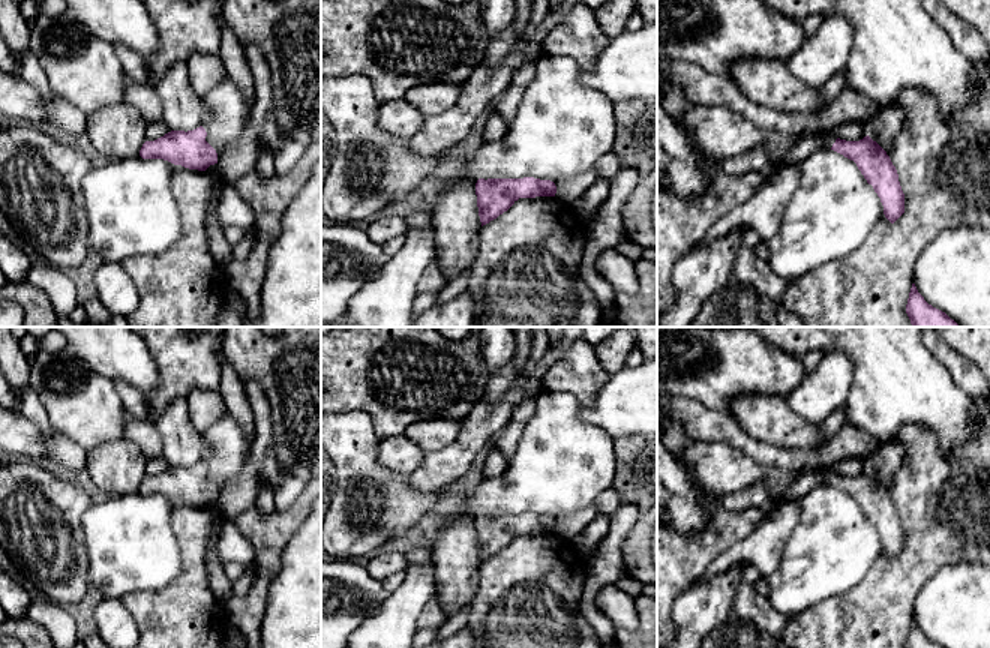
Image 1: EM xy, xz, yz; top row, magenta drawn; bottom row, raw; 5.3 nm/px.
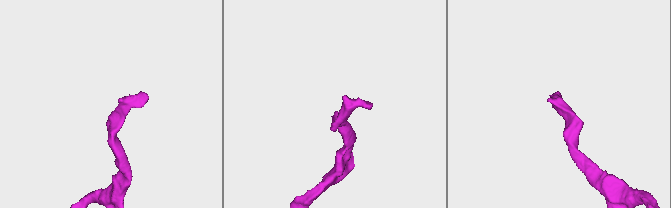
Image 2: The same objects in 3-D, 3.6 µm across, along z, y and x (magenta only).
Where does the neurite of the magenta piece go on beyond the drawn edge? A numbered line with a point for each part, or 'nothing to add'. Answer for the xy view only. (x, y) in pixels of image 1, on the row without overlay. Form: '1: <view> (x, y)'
nothing to add

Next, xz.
nothing to add

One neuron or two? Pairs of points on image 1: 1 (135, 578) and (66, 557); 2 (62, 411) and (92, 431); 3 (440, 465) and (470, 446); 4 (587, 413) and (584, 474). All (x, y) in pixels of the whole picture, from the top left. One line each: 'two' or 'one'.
1: two
2: one
3: one
4: two

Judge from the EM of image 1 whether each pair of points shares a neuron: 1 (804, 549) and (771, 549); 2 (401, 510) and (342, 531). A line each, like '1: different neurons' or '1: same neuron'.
1: different neurons
2: same neuron

